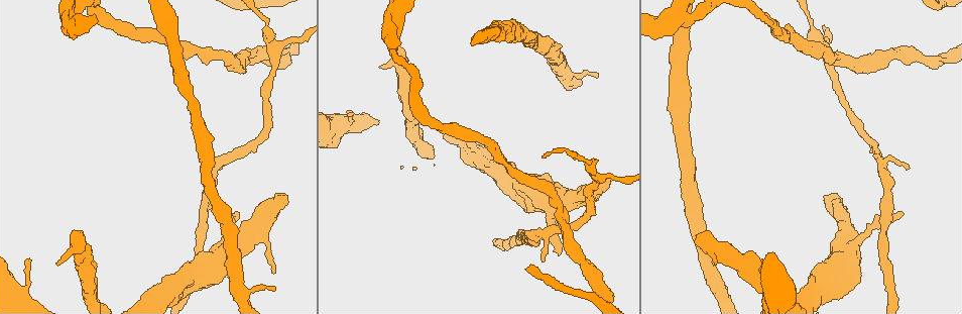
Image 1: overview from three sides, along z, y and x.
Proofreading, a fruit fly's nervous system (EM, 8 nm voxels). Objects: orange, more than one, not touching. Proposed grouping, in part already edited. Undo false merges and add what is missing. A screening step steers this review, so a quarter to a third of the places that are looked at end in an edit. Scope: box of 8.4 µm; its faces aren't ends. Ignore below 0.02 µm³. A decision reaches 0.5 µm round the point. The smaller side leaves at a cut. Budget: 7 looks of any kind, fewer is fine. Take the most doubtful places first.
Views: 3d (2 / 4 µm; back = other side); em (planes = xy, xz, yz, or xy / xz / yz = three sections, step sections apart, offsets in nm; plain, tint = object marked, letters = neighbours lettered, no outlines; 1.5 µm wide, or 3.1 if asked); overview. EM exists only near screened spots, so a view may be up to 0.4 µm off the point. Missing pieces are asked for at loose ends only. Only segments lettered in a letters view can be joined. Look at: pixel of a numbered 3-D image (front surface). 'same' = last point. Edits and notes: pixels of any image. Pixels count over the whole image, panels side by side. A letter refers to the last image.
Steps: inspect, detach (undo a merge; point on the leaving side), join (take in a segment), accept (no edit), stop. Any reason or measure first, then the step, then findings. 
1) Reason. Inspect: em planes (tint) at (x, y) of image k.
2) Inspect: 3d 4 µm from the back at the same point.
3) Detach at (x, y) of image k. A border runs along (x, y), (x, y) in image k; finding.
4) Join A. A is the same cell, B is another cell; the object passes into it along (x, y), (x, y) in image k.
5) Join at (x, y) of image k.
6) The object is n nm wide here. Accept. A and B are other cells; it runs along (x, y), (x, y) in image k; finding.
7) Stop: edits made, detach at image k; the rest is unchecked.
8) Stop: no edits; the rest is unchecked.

Thick end. Inspect: em planes (letters) at (285, 196) of image 1.

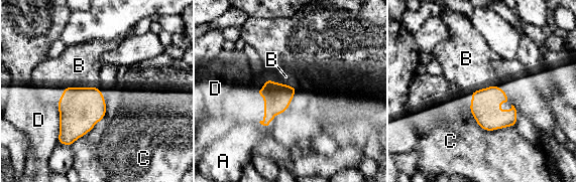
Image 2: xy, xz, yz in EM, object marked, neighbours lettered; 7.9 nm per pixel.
Join B. B is the same cell, A, C and D are other cells; the object passes into it along (80, 109), (81, 87), (79, 65) in image 2; the neuron continues.

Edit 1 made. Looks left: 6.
Inspect: overview.

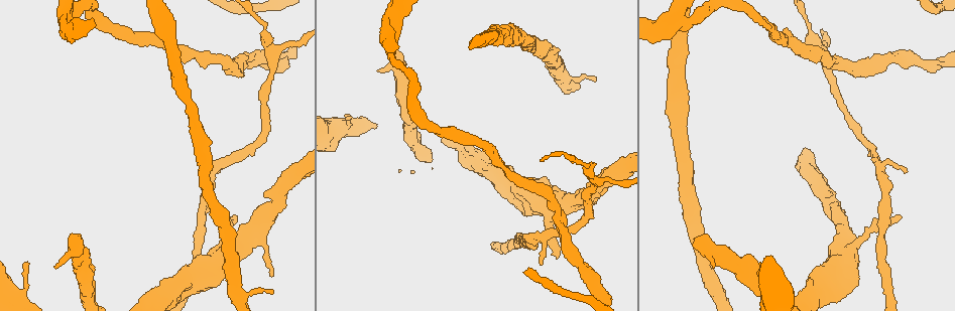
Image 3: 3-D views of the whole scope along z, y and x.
Stops while still wide. Inspect: 3d 4 µm at (694, 244) of image 3.

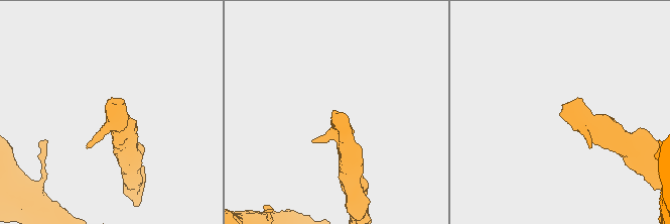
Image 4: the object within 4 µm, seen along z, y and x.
Inspect: em planes (letters) at (106, 113) of image 4.

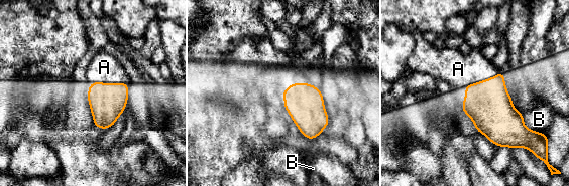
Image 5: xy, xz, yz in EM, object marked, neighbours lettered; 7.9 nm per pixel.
Join A. A is the same cell, B is another cell; it goes on there.

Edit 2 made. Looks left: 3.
Stop: edits made, join at image 2, join at image 5; the rest is unchecked.

